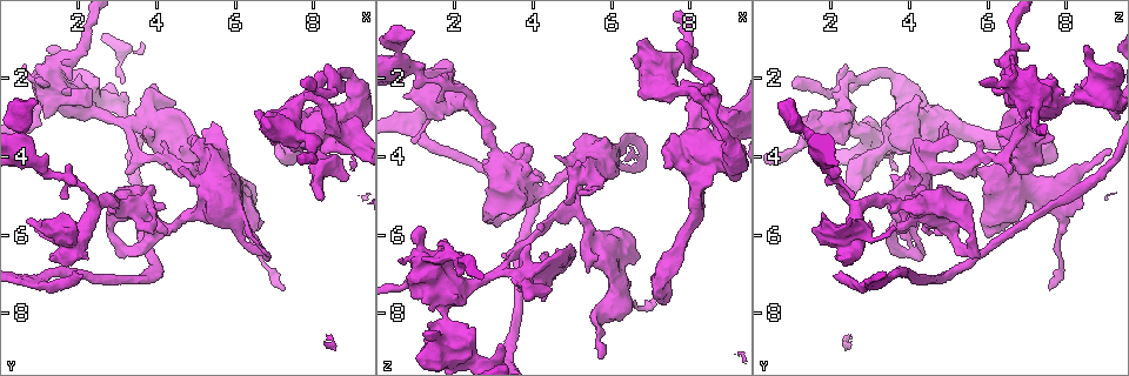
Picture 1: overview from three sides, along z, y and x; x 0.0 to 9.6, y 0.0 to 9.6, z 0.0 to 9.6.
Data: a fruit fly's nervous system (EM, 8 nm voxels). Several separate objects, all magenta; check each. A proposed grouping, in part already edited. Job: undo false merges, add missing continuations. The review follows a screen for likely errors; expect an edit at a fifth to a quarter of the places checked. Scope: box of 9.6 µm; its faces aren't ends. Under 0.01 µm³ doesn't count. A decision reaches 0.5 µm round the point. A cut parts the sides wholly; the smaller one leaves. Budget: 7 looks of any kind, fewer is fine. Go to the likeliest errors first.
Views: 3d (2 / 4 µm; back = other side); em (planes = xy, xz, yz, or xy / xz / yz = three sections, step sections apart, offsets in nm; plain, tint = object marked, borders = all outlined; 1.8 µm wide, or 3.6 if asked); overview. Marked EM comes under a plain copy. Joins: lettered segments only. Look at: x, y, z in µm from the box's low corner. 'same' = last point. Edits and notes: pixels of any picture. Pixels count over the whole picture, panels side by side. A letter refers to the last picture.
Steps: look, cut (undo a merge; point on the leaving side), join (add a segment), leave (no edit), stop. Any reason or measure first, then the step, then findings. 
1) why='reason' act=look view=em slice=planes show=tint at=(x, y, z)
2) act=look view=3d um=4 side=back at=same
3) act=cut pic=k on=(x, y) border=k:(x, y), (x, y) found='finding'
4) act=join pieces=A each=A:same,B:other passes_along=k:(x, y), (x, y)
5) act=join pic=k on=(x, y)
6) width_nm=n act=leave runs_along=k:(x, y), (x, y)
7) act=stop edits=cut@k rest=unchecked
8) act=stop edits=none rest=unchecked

why='calibre changes' act=look view=em um=3.6 slice=planes show=tint at=(7.60, 3.00, 4.05)

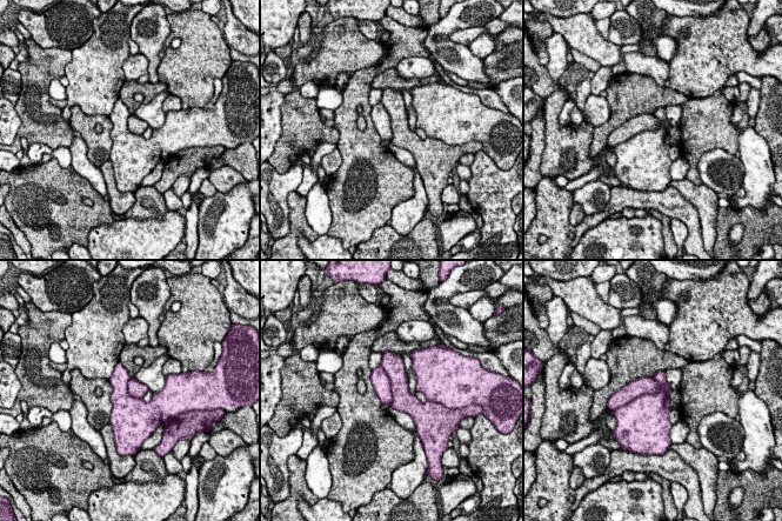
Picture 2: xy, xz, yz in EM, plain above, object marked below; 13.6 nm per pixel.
why='see the neighbours' act=look view=em um=3.6 slice=planes show=borders at=same

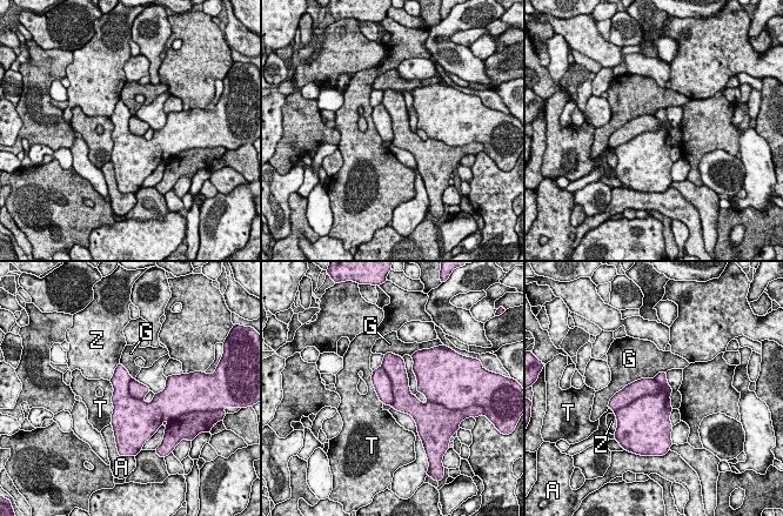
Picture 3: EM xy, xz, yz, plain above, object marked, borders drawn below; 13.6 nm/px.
width_nm=480 act=cut pic=3 on=(642, 387) each=A:other,G:other,T:other,Z:other border=3:(668, 384), (618, 409) found='two cells meet here'

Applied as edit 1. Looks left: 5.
act=look view=3d um=4 at=(8.25, 1.95, 2.50)

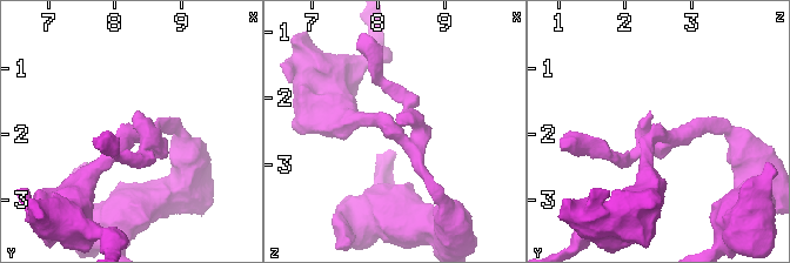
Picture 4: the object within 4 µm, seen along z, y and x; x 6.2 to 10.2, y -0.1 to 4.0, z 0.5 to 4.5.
why='shape alone is not enough' act=look view=em slice=planes show=tint at=(8.20, 1.95, 2.45)

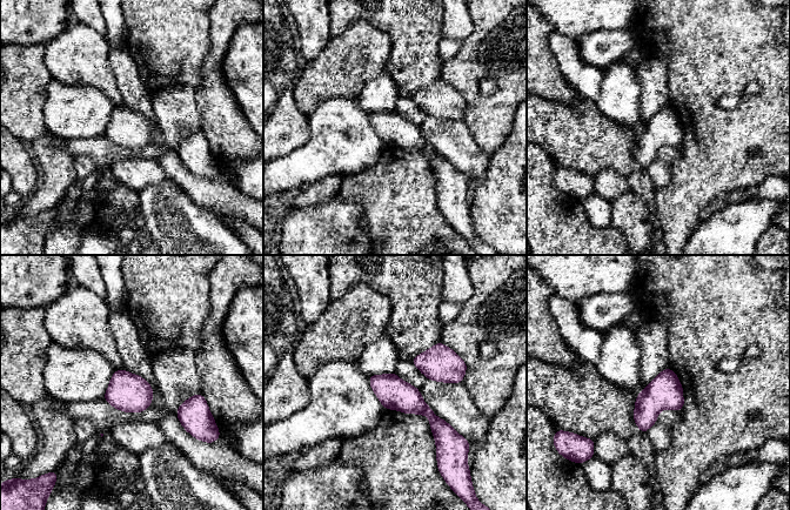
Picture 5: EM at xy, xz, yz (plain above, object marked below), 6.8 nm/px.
act=look view=em slice=planes show=borders at=same

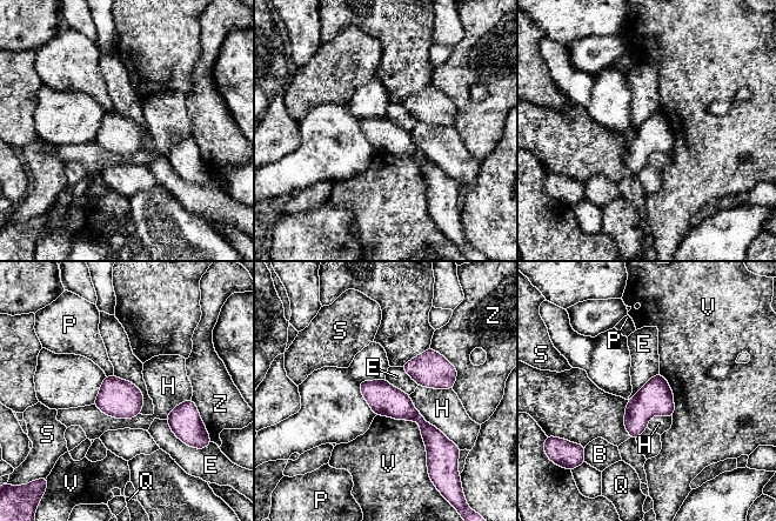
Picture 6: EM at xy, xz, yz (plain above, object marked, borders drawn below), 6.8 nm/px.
width_nm=220 act=leave each=B:other,E:other,H:other,P:other,Q:other,S:other,V:other,Z:other runs_along=6:(362, 385), (415, 415), (440, 438) found='continuous, no second cell'

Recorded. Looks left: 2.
why='calibre changes' act=look view=3d um=2 at=(6.50, 6.05, 3.95)

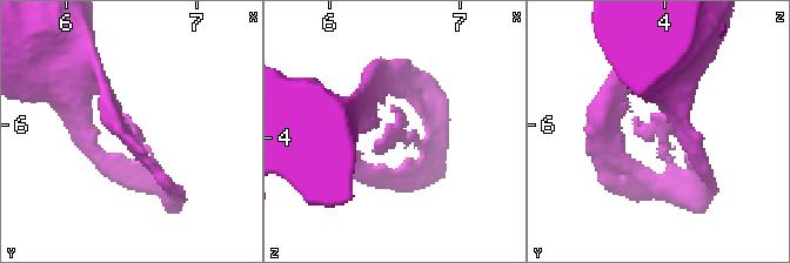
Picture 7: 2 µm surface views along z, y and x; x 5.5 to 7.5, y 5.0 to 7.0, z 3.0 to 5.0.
act=look view=em slice=planes show=borders at=(6.54, 6.10, 4.00)

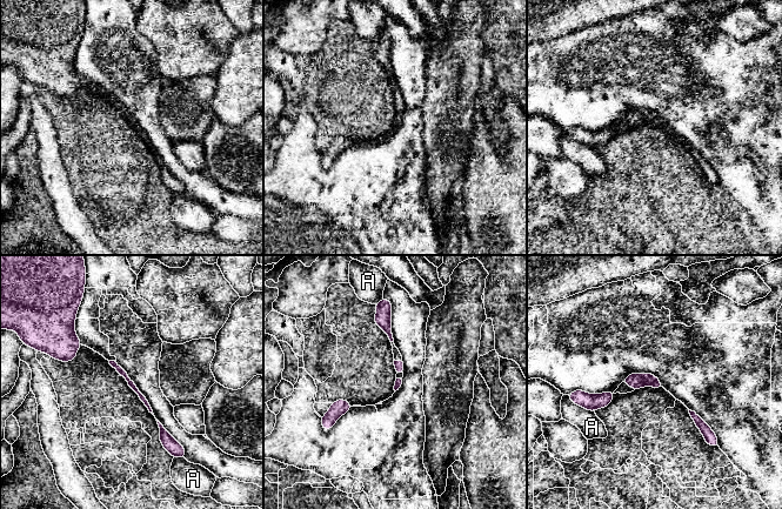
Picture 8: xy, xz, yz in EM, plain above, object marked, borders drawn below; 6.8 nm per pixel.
width_nm=50 act=leave each=A:other found='one cell here'

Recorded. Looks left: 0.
act=stop edits=cut@3 rest=unchecked

